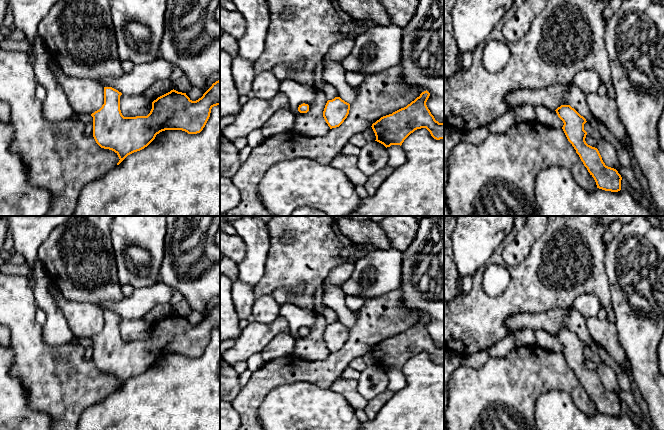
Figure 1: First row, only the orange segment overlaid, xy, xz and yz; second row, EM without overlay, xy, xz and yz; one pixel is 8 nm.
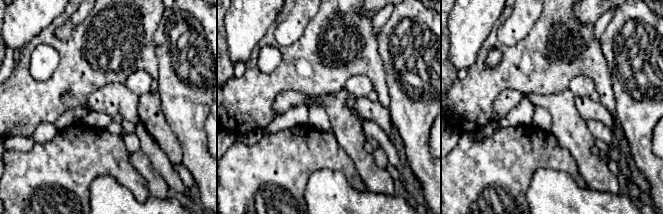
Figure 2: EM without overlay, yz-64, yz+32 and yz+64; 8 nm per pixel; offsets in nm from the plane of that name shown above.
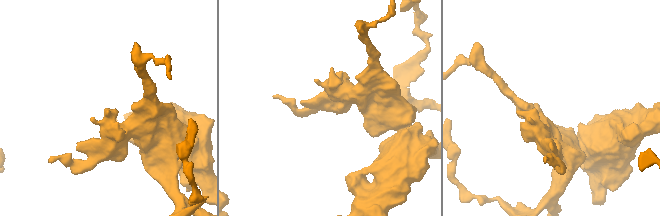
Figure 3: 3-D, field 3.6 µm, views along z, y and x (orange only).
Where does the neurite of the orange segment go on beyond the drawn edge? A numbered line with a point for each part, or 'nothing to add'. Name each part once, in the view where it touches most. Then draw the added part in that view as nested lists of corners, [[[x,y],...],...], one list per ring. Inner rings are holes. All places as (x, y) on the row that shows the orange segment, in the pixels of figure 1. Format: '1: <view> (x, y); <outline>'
nothing to add

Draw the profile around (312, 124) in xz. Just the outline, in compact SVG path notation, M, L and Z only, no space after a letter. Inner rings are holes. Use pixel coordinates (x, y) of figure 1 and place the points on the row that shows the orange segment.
M317 89L314 101L309 104L309 111L307 113L299 113L296 116L293 130L309 137L327 135L330 127L323 117L326 103L325 93L321 89Z

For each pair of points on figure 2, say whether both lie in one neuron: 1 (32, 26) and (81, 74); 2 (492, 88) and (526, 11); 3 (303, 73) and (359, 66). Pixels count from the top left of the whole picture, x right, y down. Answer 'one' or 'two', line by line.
1: two
2: two
3: one

